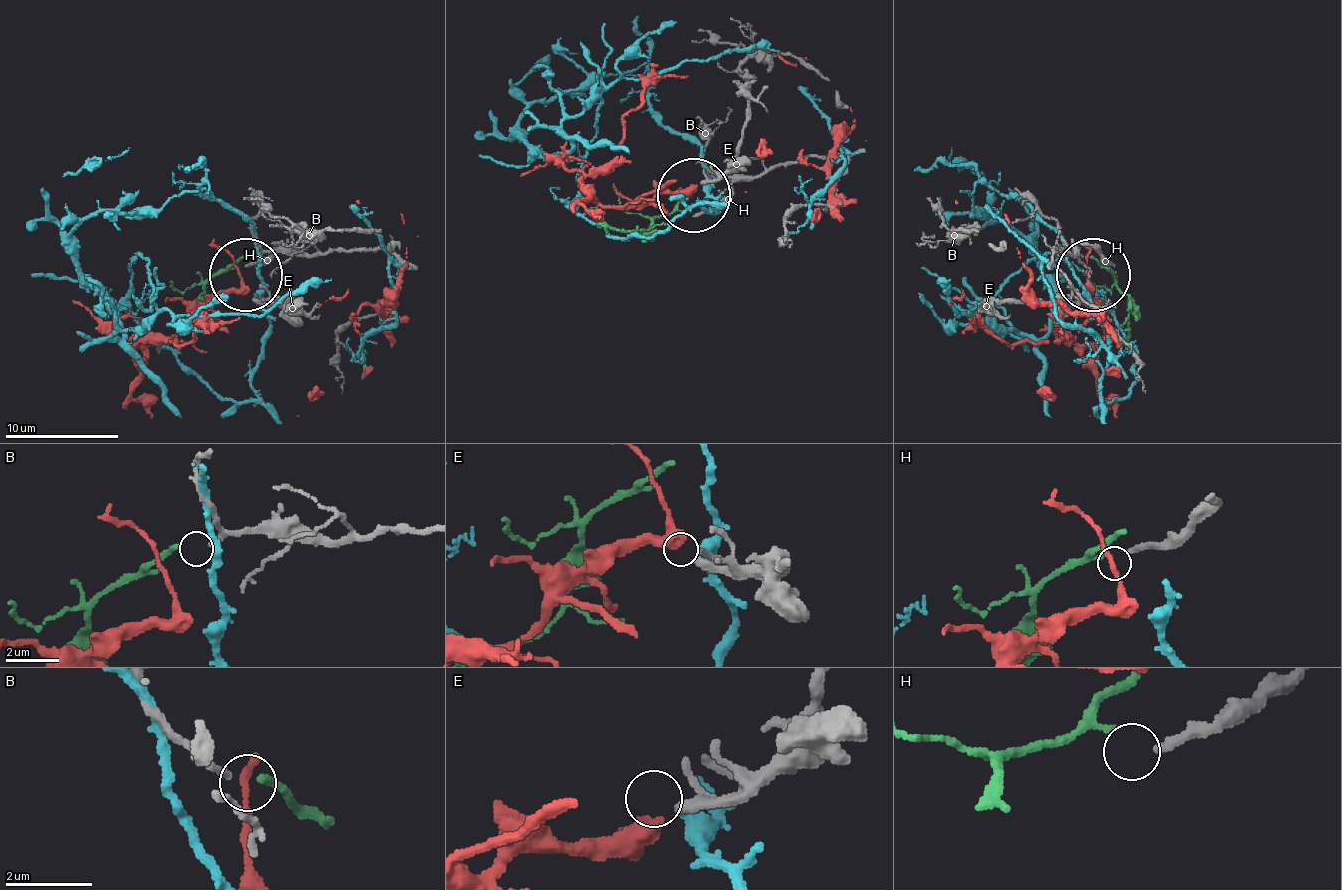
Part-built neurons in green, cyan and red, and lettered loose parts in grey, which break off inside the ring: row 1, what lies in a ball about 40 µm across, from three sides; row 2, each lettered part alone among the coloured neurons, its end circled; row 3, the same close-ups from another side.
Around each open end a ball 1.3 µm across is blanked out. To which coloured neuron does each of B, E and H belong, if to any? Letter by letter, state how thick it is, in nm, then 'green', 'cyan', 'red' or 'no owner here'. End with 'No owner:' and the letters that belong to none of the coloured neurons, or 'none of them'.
B: calibre 120 nm; green
E: calibre 200 nm; red
H: calibre 200 nm; no owner here
No owner: H

